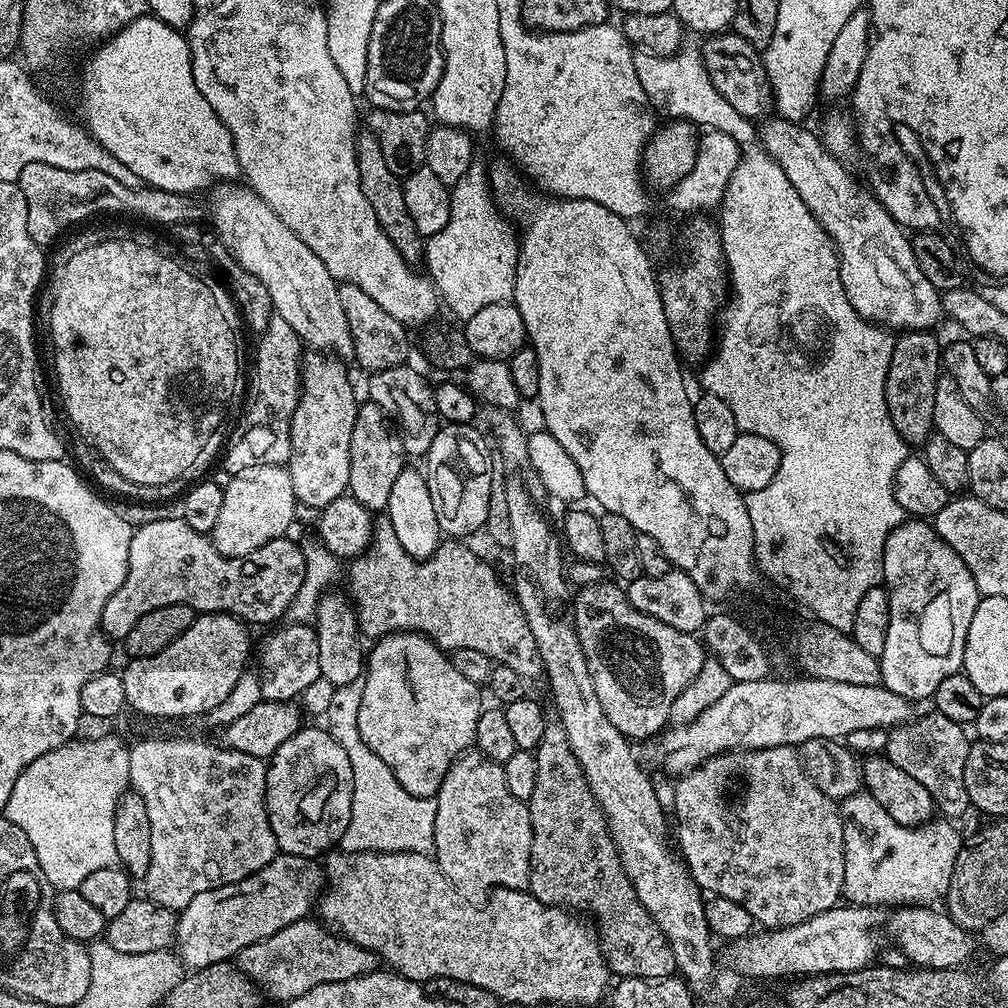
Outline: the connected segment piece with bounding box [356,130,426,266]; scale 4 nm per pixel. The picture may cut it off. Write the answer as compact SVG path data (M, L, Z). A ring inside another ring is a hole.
M364 130L356 138L356 161L358 162L358 182L362 186L362 194L366 194L366 202L370 202L370 210L378 218L378 226L394 242L398 254L406 263L416 266L423 261L425 237L414 226L410 219L410 210L406 210L406 194L401 177L390 170L390 165L386 163L386 158L382 155L378 138L370 131Z

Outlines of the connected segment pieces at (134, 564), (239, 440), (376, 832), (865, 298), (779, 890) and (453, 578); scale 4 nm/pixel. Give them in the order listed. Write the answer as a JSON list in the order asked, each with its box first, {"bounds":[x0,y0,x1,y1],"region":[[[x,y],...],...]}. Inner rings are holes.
[{"bounds":[100,515,306,642],"region":[[[179,515],[168,516],[165,520],[148,520],[141,528],[137,527],[130,542],[130,558],[126,570],[126,582],[114,590],[110,602],[102,610],[100,628],[112,642],[123,642],[126,634],[130,634],[130,626],[142,618],[142,614],[150,614],[158,606],[174,606],[185,604],[197,614],[224,612],[228,616],[244,621],[245,625],[272,624],[285,619],[288,607],[294,602],[298,590],[302,590],[302,578],[306,578],[306,558],[304,549],[299,543],[281,538],[266,542],[254,554],[242,558],[229,558],[218,554],[216,547],[205,533],[194,530]]]},{"bounds":[224,315,302,474],"region":[[[273,315],[257,340],[260,341],[256,344],[256,361],[252,364],[252,384],[250,380],[246,388],[248,409],[240,425],[233,430],[228,440],[228,453],[224,456],[224,468],[228,474],[263,464],[284,466],[290,458],[290,422],[300,397],[302,341],[290,322],[278,315]]]},{"bounds":[323,679,436,854],"region":[[[363,679],[350,682],[341,688],[334,688],[333,698],[329,709],[323,714],[326,723],[326,731],[329,732],[346,750],[346,758],[350,758],[350,774],[354,774],[354,790],[352,791],[352,809],[350,810],[350,822],[346,826],[346,834],[342,834],[338,848],[342,852],[417,852],[418,854],[435,853],[434,846],[434,814],[436,813],[435,799],[427,796],[415,796],[410,794],[394,778],[390,766],[362,742],[362,734],[358,734],[358,706],[362,706]]]},{"bounds":[759,114,944,332],"region":[[[779,114],[773,115],[759,125],[759,145],[768,152],[774,162],[778,162],[778,166],[782,166],[786,178],[790,178],[790,186],[798,190],[802,202],[806,202],[816,221],[824,228],[824,233],[832,240],[832,245],[836,248],[836,257],[840,259],[842,290],[850,306],[854,306],[854,310],[863,320],[885,329],[900,328],[896,330],[904,332],[935,329],[935,324],[944,316],[944,302],[930,278],[926,278],[926,274],[918,270],[918,261],[914,259],[909,233],[880,205],[880,201],[869,189],[867,192],[866,189],[860,188],[851,174],[844,169],[845,161],[830,154],[821,137],[817,133],[815,136],[810,129],[804,127],[808,126],[794,120],[785,120]]]},{"bounds":[674,747,844,930],"region":[[[795,747],[749,748],[723,752],[721,756],[711,756],[709,760],[704,760],[691,772],[683,773],[677,780],[680,781],[676,784],[674,840],[678,845],[679,855],[688,865],[688,871],[692,873],[694,882],[701,890],[712,896],[730,898],[730,902],[738,902],[738,906],[746,906],[746,910],[750,910],[753,921],[764,930],[798,926],[800,922],[806,922],[841,903],[844,891],[844,823],[840,817],[840,809],[837,801],[822,794],[822,790],[812,781]]]},{"bounds":[348,518,544,682],"region":[[[386,518],[377,519],[372,530],[372,545],[369,546],[369,548],[367,548],[367,550],[364,551],[362,555],[356,557],[355,560],[351,561],[349,568],[352,569],[350,569],[348,572],[348,580],[350,583],[352,583],[352,592],[350,591],[350,600],[355,607],[356,621],[358,621],[360,624],[361,633],[363,633],[365,637],[372,636],[371,638],[379,638],[382,636],[389,636],[391,632],[420,632],[423,634],[423,636],[428,636],[429,638],[431,638],[432,641],[434,641],[439,648],[445,650],[455,650],[458,648],[465,648],[466,650],[479,650],[481,654],[486,654],[486,658],[490,658],[496,664],[501,664],[502,666],[510,666],[510,670],[514,670],[514,674],[518,674],[520,677],[522,677],[522,679],[524,679],[525,682],[532,682],[532,679],[534,679],[535,676],[538,676],[538,678],[543,677],[544,663],[542,662],[542,658],[538,654],[538,642],[534,642],[534,634],[532,631],[530,631],[530,622],[526,622],[526,614],[522,614],[522,606],[516,600],[513,591],[509,587],[507,589],[500,582],[500,578],[496,574],[495,570],[492,569],[491,566],[488,565],[487,562],[484,561],[482,557],[475,556],[475,554],[472,553],[471,550],[468,549],[467,546],[464,544],[467,543],[461,542],[459,539],[456,538],[448,538],[441,542],[441,544],[439,544],[439,546],[436,548],[436,552],[428,560],[415,560],[414,558],[410,558],[410,554],[406,554],[406,550],[402,550],[402,546],[398,546],[398,538],[394,538],[394,526],[390,526],[390,522]]]}]

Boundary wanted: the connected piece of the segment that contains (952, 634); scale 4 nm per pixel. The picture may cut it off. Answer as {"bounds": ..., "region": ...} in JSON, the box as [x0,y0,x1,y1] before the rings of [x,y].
{"bounds":[878,518,982,702],"region":[[[924,518],[905,519],[892,531],[890,538],[886,538],[883,562],[882,580],[886,585],[890,614],[886,646],[878,658],[880,679],[885,688],[913,702],[927,696],[928,699],[935,697],[942,678],[950,678],[950,674],[963,669],[966,634],[970,630],[970,618],[974,618],[974,610],[982,599],[980,591],[974,586],[974,578],[970,578],[970,570],[966,570],[966,562],[950,550],[935,527]]]}

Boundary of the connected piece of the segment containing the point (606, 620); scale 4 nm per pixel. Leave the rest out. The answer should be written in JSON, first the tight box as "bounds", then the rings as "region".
{"bounds":[570,583,705,742],"region":[[[619,583],[586,585],[576,593],[576,605],[570,616],[580,635],[580,645],[590,666],[590,678],[594,678],[594,691],[598,693],[598,702],[602,702],[602,710],[606,710],[606,718],[610,718],[611,724],[632,742],[663,733],[674,698],[678,698],[702,670],[705,645],[691,632],[679,632],[674,626],[658,622],[658,618],[650,618],[650,614],[642,614],[642,610],[628,601],[627,591]]]}

